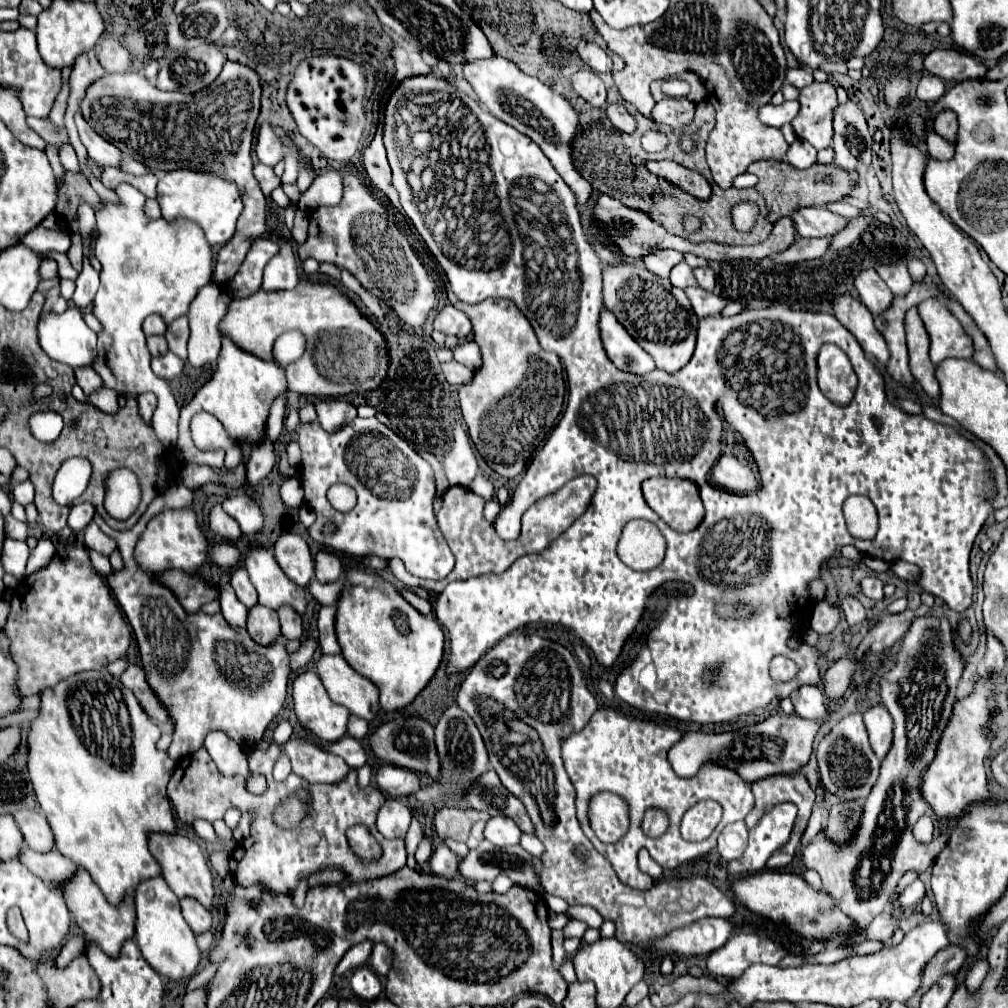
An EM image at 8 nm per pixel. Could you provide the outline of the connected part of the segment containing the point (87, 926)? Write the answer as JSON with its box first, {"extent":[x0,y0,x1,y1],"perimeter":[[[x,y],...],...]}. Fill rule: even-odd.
{"extent":[62,868,136,958],"perimeter":[[[80,868],[76,872],[76,876],[62,888],[64,892],[64,900],[68,904],[68,910],[72,912],[76,924],[80,926],[80,930],[84,932],[84,948],[88,948],[90,944],[96,944],[98,948],[102,948],[110,958],[118,958],[122,946],[126,940],[134,938],[134,924],[136,924],[136,908],[134,908],[134,898],[124,898],[124,902],[120,906],[112,906],[106,902],[104,894],[100,892],[100,888],[92,882],[92,878]]]}

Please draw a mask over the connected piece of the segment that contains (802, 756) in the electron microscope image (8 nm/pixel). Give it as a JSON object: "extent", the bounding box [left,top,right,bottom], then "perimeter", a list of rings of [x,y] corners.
{"extent":[668,716,820,782],"perimeter":[[[770,716],[762,724],[742,728],[738,732],[724,732],[724,734],[702,734],[702,732],[688,732],[682,740],[678,740],[670,752],[668,762],[672,764],[678,776],[690,778],[700,770],[700,766],[708,760],[724,762],[724,766],[732,766],[746,782],[756,782],[768,778],[772,774],[792,774],[804,768],[812,754],[814,736],[820,724],[814,720],[804,720],[800,716]]]}

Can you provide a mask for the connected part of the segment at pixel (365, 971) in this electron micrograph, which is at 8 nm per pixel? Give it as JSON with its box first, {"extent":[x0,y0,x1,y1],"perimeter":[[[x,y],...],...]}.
{"extent":[350,966,378,1000],"perimeter":[[[366,966],[354,970],[350,984],[354,994],[364,998],[364,1000],[372,1000],[378,996],[378,976]]]}

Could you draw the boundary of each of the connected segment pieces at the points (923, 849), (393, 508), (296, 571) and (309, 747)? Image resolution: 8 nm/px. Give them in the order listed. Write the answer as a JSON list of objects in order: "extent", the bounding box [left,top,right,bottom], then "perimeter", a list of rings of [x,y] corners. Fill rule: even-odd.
[{"extent":[802,618,962,926],"perimeter":[[[916,618],[902,640],[896,666],[880,680],[882,704],[894,718],[894,742],[880,766],[880,778],[872,794],[864,800],[862,820],[850,842],[834,844],[830,838],[820,838],[802,852],[806,868],[814,868],[822,876],[824,890],[834,896],[836,906],[844,914],[852,914],[860,926],[868,926],[892,902],[896,884],[906,870],[924,872],[944,848],[944,844],[918,844],[912,836],[912,826],[922,814],[930,812],[920,792],[922,776],[932,764],[940,736],[952,716],[962,670],[948,620]]]},{"extent":[298,418,455,580],"perimeter":[[[354,418],[350,424],[346,424],[344,428],[336,430],[336,432],[326,432],[318,422],[300,424],[298,442],[302,448],[302,462],[300,462],[298,474],[300,474],[304,492],[306,492],[306,504],[310,508],[314,508],[318,514],[318,520],[308,528],[308,532],[318,544],[352,554],[352,556],[376,554],[386,560],[400,558],[404,562],[406,570],[418,578],[442,580],[452,572],[455,558],[438,528],[438,522],[436,522],[436,516],[432,510],[432,500],[436,494],[432,468],[402,438],[398,438],[392,430],[388,430],[376,418],[368,418],[368,420]],[[338,482],[352,486],[358,494],[358,504],[346,514],[334,510],[326,498],[326,490]],[[326,524],[334,524],[332,534],[322,532],[322,528]]]},{"extent":[274,534,314,586],"perimeter":[[[282,534],[274,544],[274,556],[284,574],[298,586],[306,586],[314,576],[312,554],[306,540],[298,534]]]},{"extent":[282,736,350,784],"perimeter":[[[296,736],[282,745],[289,756],[292,772],[310,784],[338,784],[350,772],[348,764],[330,752],[314,750],[318,748],[306,736]]]}]

